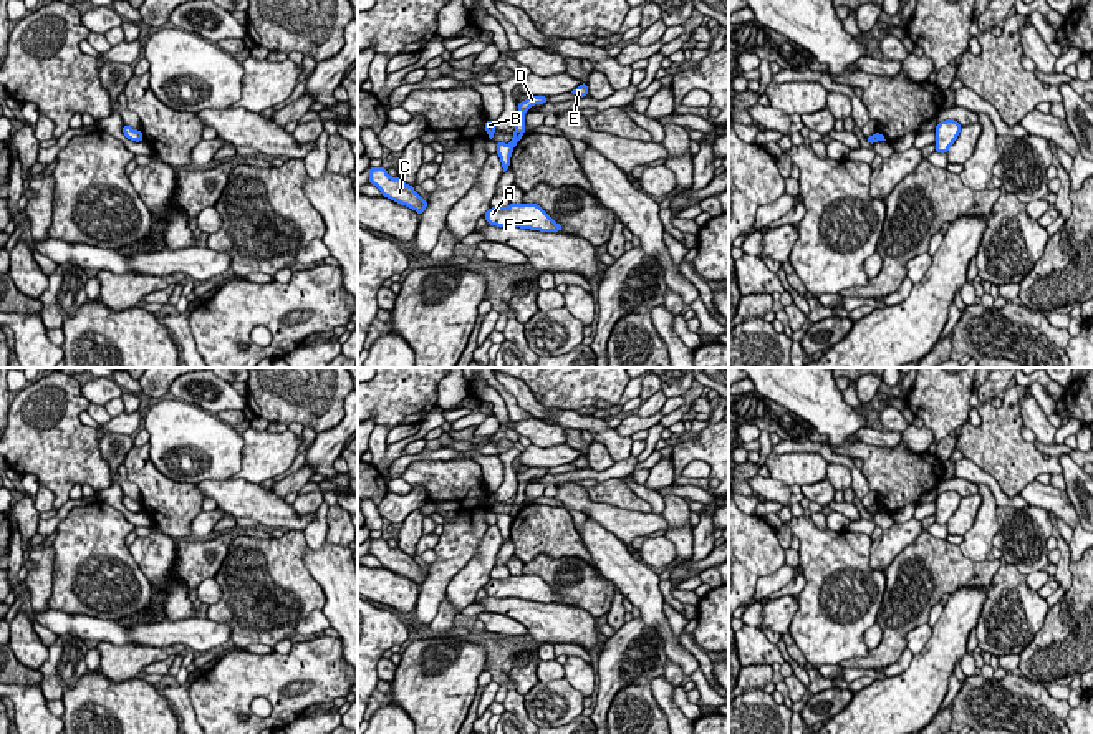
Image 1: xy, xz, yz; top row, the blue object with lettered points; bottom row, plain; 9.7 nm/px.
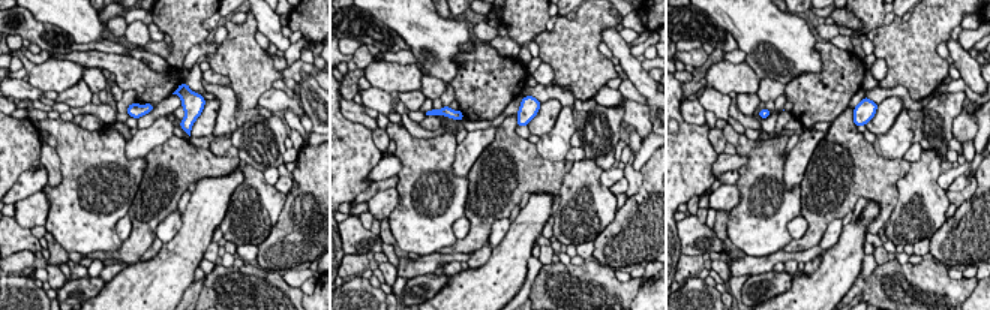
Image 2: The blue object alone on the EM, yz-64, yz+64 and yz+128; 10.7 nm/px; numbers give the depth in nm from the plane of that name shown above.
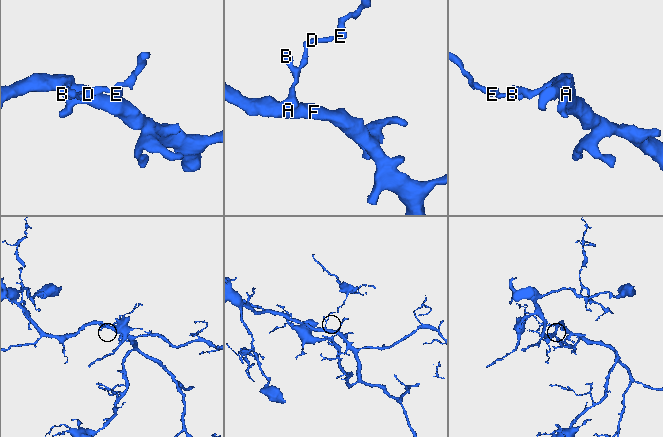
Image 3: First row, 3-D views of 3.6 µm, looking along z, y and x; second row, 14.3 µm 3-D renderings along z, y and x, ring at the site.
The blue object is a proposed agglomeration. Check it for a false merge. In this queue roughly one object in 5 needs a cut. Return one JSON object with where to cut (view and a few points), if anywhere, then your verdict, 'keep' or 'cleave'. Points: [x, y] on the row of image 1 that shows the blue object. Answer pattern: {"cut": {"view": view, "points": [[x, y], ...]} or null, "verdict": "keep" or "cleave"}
{"cut": {"view": "yz", "points": [[876, 133], [878, 140]]}, "verdict": "cleave"}

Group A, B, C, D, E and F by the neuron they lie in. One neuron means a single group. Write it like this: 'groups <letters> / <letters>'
groups A B C F / D E

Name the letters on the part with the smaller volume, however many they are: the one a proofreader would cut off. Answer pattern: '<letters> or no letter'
D, E

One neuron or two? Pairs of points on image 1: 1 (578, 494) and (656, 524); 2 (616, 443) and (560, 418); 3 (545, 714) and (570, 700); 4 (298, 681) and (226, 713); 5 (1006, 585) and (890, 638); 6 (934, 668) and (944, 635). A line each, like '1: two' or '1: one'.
1: one
2: one
3: one
4: one
5: two
6: one

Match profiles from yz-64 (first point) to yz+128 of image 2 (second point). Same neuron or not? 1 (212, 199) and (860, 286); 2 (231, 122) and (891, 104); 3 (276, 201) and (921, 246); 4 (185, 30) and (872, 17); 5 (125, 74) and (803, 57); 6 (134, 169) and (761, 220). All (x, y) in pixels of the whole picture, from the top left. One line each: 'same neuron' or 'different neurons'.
1: different neurons
2: different neurons
3: different neurons
4: same neuron
5: different neurons
6: same neuron

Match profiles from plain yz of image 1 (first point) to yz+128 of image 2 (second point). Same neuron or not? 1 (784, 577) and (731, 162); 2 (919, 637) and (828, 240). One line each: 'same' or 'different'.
1: same
2: same

